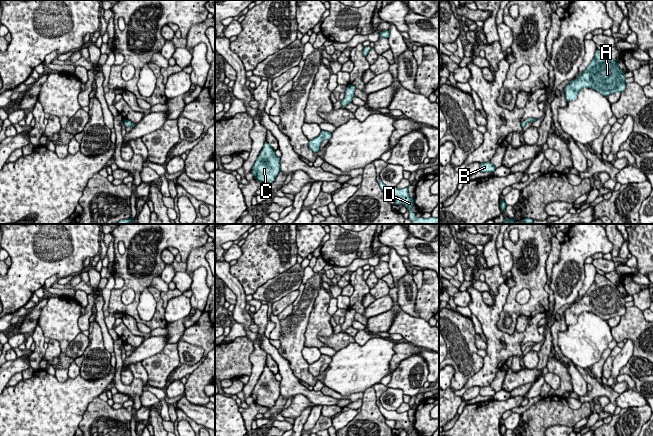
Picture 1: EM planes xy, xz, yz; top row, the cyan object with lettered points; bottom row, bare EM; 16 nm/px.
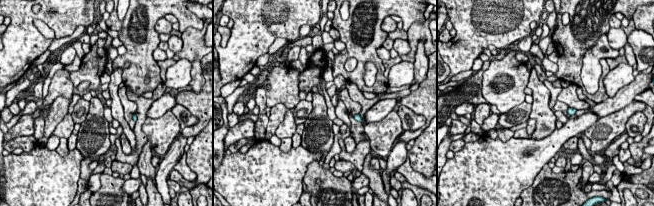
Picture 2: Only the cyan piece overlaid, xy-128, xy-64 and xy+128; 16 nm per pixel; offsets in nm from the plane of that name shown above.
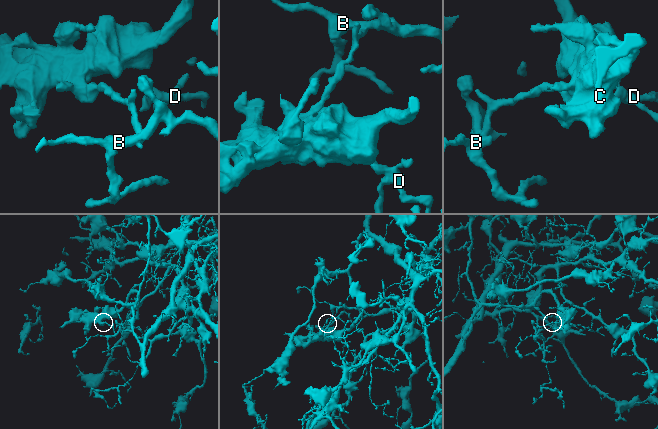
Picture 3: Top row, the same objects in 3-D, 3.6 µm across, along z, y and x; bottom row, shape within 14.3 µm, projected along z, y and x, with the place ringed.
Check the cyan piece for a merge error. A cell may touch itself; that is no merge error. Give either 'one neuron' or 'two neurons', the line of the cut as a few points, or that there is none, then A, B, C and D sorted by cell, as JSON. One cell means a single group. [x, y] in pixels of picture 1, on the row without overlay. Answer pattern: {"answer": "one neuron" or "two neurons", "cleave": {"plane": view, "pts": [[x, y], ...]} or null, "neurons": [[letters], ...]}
{"answer": "two neurons", "cleave": {"plane": "xy", "pts": [[131, 346], [125, 349]]}, "neurons": [["A", "C"], ["B", "D"]]}

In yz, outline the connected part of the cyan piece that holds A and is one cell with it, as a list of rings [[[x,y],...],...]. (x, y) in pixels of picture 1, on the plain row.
[[[596,274],[586,293],[564,313],[566,325],[573,325],[583,312],[592,312],[608,321],[626,312],[625,299],[617,286],[603,275]]]

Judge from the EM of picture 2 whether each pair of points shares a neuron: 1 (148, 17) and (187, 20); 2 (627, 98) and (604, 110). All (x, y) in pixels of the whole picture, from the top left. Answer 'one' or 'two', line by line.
1: one
2: one

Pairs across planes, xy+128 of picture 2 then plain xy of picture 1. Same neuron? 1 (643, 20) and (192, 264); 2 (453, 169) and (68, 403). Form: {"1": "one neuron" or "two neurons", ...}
{"1": "one neuron", "2": "one neuron"}

